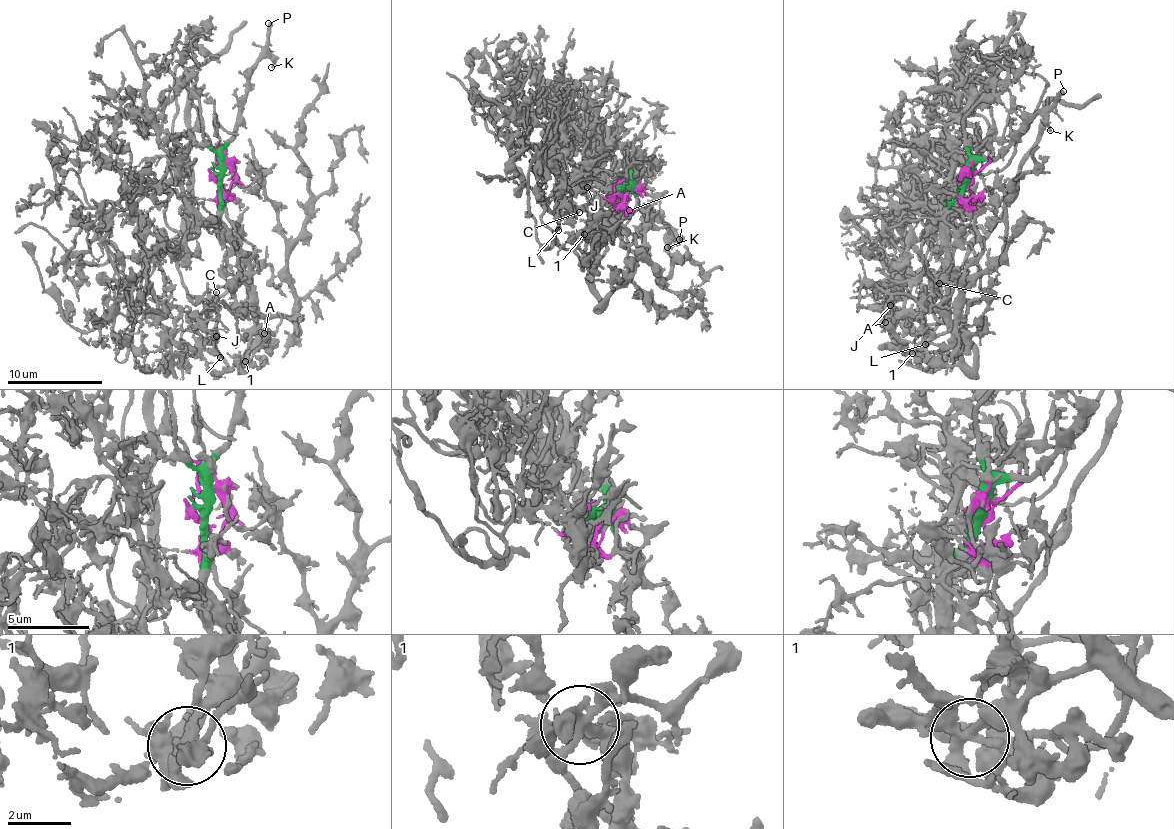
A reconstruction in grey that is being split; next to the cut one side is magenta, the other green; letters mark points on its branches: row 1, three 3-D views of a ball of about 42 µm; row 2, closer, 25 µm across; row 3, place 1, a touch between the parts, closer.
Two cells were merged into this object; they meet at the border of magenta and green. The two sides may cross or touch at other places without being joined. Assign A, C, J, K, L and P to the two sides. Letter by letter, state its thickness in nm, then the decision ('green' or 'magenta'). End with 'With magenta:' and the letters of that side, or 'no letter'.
A: 550 nm thick; magenta
C: 180 nm thick; magenta
J: 140 nm thick; magenta
K: 180 nm thick; green
L: 150 nm thick; magenta
P: 380 nm thick; green
With magenta: A, C, J, L

